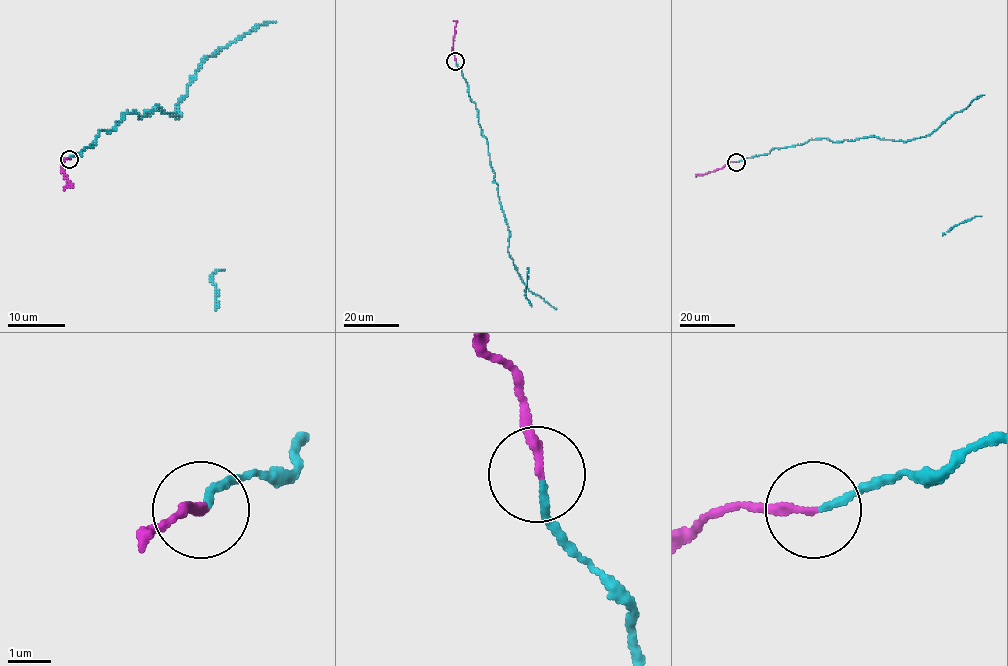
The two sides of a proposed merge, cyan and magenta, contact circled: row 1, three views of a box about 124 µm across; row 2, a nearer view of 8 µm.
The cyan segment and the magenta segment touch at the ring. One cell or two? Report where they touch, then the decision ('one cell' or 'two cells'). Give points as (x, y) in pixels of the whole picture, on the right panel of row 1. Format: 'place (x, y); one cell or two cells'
place (736, 162); two cells

